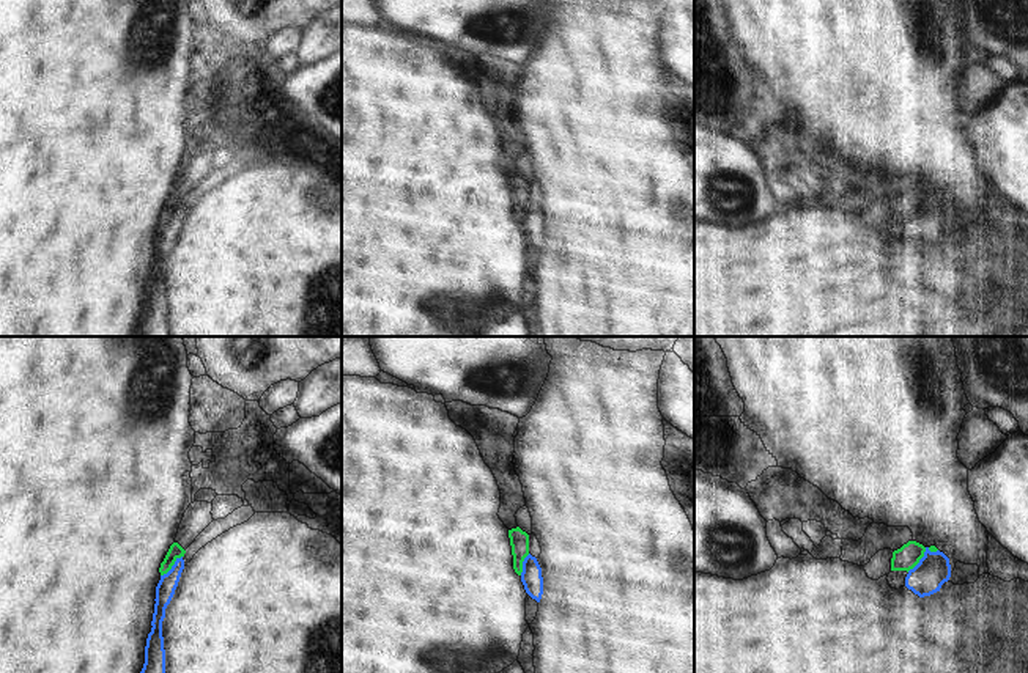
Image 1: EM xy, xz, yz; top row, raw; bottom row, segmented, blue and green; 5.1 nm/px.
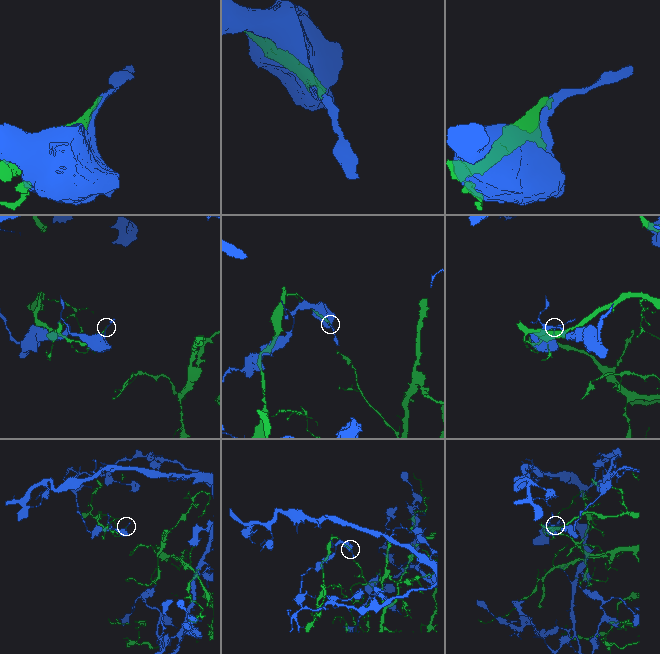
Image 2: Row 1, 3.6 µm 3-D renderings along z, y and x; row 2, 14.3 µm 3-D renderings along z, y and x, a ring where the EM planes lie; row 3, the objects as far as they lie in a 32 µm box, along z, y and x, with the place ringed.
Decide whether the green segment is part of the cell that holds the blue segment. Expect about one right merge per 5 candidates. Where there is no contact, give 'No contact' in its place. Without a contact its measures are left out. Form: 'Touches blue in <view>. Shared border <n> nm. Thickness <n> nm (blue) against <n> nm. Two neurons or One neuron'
Touches blue in yz. Shared border 200 nm. Thickness 170 nm (blue) against 120 nm. Two neurons.

